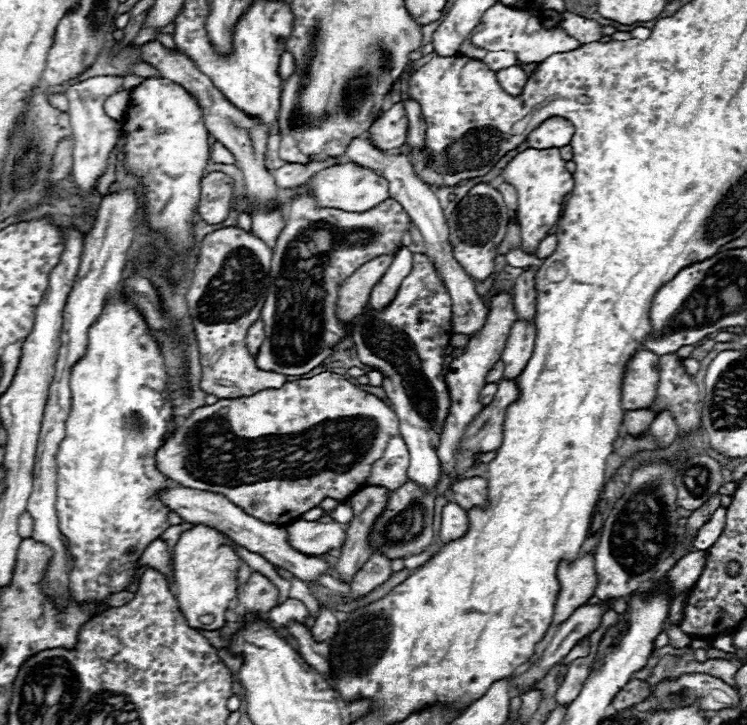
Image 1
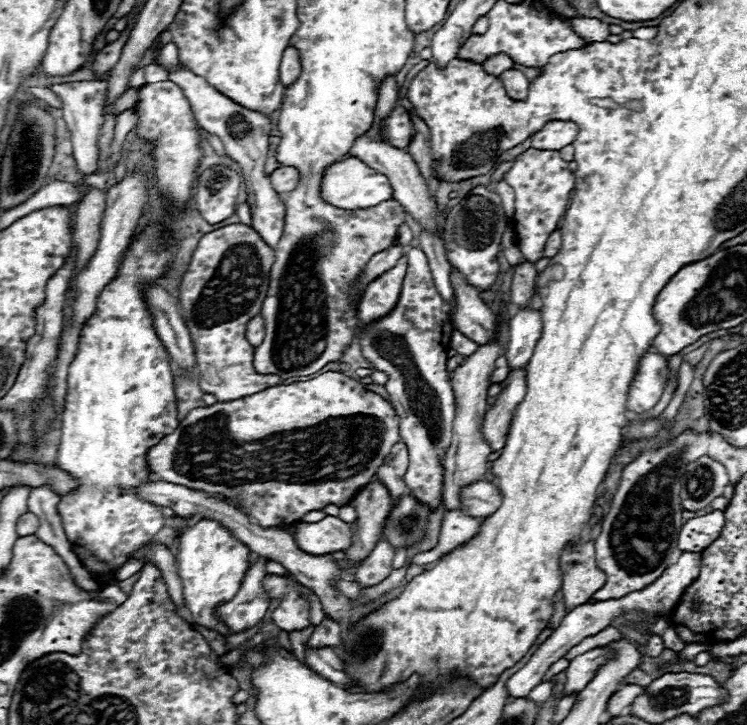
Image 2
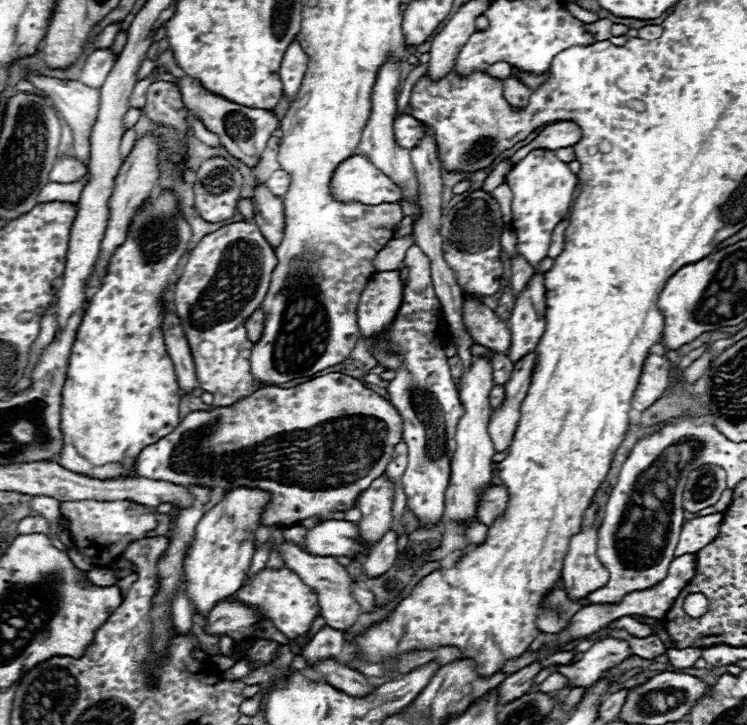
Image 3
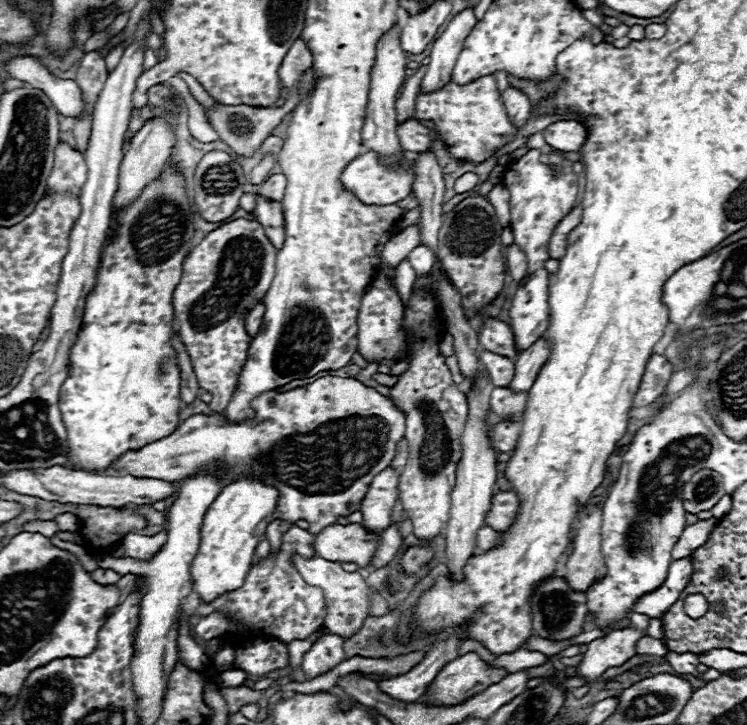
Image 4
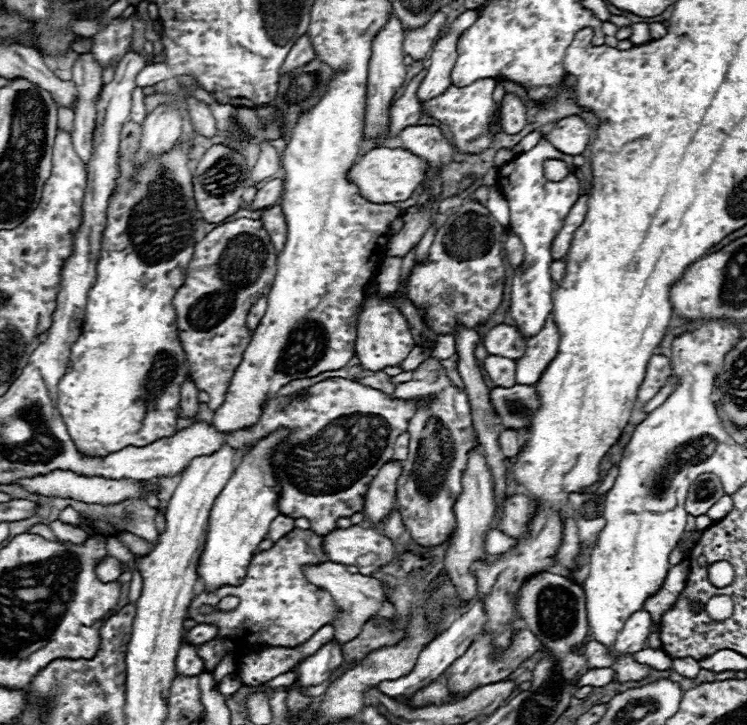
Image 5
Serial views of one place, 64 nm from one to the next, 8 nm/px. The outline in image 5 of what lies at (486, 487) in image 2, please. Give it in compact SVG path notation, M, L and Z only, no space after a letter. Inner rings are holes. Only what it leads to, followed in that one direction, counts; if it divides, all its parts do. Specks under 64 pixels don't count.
M522 494L508 496L502 502L502 506L498 506L494 512L494 526L512 538L520 538L526 532L532 512L534 512L534 502L528 496Z

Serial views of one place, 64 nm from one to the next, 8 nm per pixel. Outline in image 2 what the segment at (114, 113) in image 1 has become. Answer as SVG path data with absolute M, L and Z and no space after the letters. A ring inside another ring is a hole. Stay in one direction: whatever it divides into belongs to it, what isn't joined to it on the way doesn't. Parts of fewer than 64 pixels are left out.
M130 88L128 92L124 92L124 94L116 100L116 104L114 104L114 112L116 112L116 114L122 114L124 110L134 108L136 102L138 102L138 90L140 90L140 88Z

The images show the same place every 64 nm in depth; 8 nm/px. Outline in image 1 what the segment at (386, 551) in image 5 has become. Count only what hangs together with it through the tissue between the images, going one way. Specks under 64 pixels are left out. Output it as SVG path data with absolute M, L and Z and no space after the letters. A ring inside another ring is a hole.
M328 516L314 522L296 520L286 526L286 532L290 546L306 556L320 556L332 548L340 548L346 538L346 528Z

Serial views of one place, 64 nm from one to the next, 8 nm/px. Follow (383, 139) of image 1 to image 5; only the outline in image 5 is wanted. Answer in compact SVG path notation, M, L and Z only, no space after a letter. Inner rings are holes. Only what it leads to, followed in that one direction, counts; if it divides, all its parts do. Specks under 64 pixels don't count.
M408 126L398 134L402 148L428 160L434 168L442 168L452 160L454 148L436 126Z

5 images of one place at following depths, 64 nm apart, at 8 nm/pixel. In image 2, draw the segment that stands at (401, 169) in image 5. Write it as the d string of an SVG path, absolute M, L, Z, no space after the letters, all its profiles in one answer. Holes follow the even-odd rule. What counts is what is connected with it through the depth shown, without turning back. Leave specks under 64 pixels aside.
M346 158L342 162L332 164L322 176L320 192L322 192L324 202L328 202L328 204L332 204L336 208L342 208L342 210L370 208L370 206L376 206L376 204L392 198L392 188L390 188L388 178L378 174L378 172L374 172L372 168L368 168L358 158Z

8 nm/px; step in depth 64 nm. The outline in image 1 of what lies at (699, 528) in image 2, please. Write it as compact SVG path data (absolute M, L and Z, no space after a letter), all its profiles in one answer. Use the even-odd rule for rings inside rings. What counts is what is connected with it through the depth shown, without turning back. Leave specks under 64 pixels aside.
M720 506L720 508L712 514L710 522L704 524L704 528L698 532L696 540L692 542L692 548L696 548L696 550L708 550L708 548L720 538L722 530L724 530L724 524L726 524L726 508Z

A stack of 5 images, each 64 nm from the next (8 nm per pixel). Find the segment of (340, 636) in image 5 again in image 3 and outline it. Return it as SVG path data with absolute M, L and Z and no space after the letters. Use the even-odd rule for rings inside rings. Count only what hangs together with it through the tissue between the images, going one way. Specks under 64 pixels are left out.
M282 542L280 548L278 548L282 560L284 560L284 566L290 568L292 572L296 572L300 576L300 580L310 586L316 594L318 594L318 600L320 600L320 614L324 616L326 624L332 626L332 628L338 628L338 630L346 630L354 624L354 620L358 618L358 602L352 600L350 596L350 576L348 572L344 570L344 566L340 566L336 562L336 558L332 556L312 556L308 552L304 552L302 548L298 548L296 544L292 542Z

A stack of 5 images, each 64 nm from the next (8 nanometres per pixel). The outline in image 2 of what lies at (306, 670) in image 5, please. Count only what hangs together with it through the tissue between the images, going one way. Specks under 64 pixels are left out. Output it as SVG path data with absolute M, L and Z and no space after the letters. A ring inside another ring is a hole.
M324 616L324 620L314 628L308 644L312 648L338 646L340 644L340 624L336 620L332 620L330 616Z

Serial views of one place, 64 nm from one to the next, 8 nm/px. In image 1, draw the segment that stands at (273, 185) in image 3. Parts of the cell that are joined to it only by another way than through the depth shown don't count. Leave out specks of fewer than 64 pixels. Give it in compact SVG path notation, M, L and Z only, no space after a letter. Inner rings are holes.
M328 158L328 160L322 160L322 162L312 160L308 164L284 164L282 168L274 170L272 176L274 176L278 188L296 188L296 186L304 184L312 174L316 174L324 168L330 168L332 164L340 164L344 160L346 158Z

